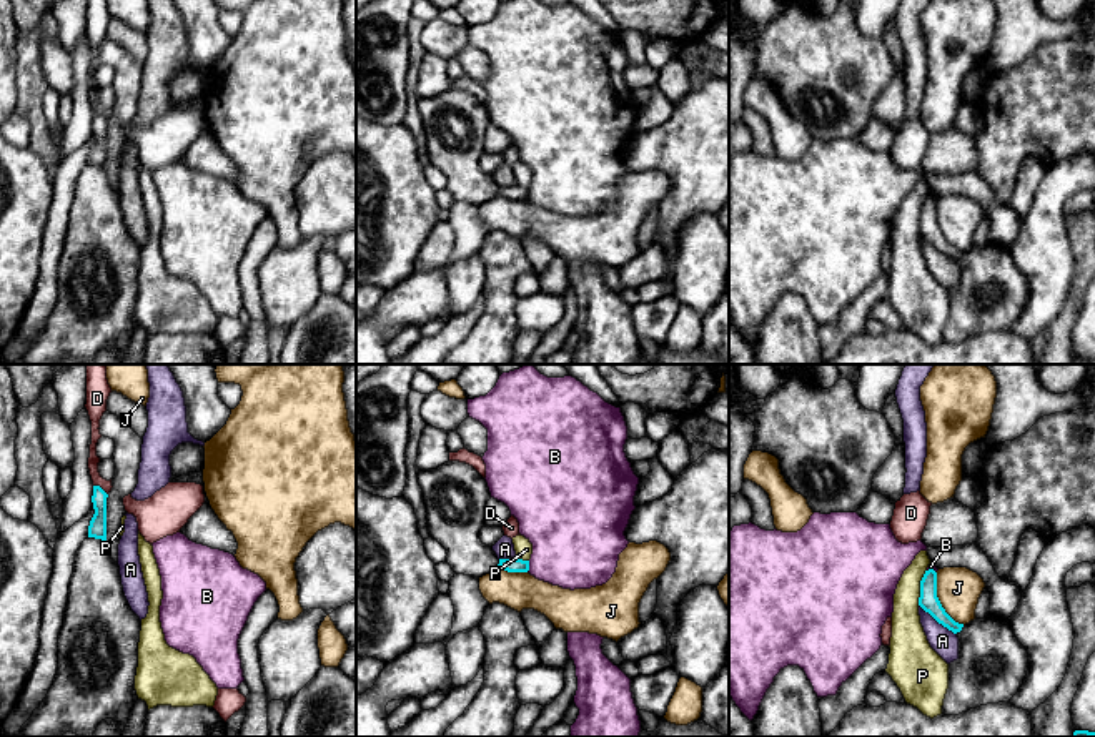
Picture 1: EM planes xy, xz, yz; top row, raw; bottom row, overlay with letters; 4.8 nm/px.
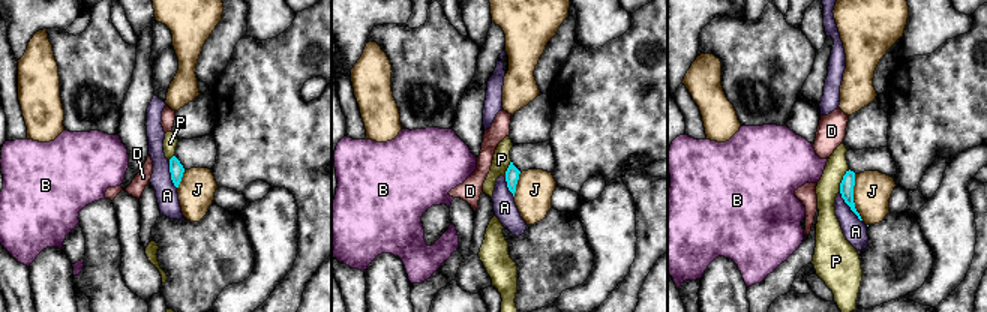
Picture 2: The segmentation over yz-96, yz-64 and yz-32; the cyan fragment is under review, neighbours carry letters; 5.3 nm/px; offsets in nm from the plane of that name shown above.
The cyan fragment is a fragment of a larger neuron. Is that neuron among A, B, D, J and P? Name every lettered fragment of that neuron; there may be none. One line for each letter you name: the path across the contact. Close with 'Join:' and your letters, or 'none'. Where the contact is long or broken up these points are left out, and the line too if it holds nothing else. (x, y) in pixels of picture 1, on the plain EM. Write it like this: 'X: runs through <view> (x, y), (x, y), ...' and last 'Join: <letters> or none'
Join: P

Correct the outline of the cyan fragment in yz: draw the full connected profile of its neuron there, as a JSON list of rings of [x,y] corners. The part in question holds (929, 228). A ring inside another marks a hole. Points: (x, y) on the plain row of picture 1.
[[[920,178],[897,211],[885,299],[907,331],[934,346],[942,341],[949,316],[949,291],[930,275],[919,236],[922,235],[954,261],[960,260],[964,251],[955,250],[942,235],[937,225],[937,200],[929,191],[927,178]]]

